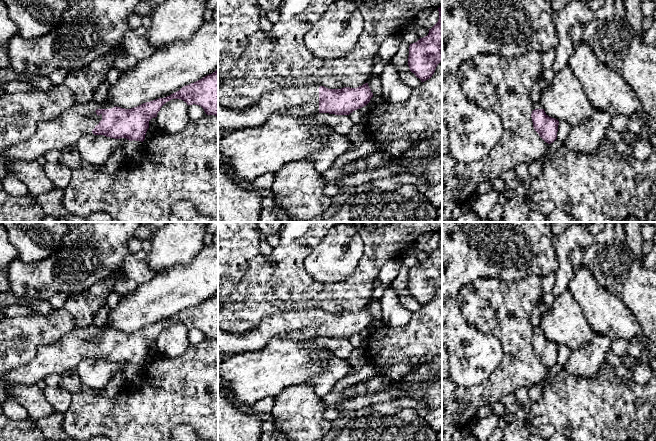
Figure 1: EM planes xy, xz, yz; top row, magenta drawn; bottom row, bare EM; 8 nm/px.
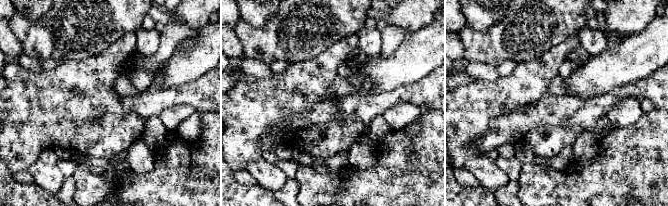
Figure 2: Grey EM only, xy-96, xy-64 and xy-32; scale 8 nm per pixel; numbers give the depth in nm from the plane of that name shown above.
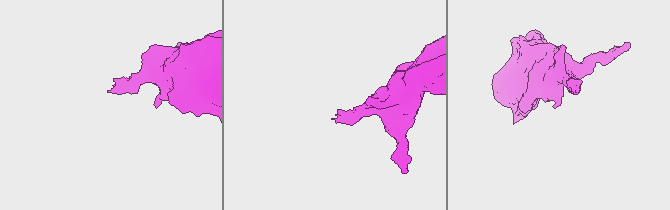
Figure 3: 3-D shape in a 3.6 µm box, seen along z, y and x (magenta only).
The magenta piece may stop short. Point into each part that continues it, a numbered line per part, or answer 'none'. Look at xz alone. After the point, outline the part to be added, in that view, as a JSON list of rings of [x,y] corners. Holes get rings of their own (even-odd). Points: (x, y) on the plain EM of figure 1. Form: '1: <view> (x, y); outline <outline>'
1: xz (301, 325); outline [[[319,311],[277,312],[265,316],[260,324],[245,335],[233,335],[218,328],[218,359],[243,351],[265,347],[277,337],[307,341],[319,337]]]

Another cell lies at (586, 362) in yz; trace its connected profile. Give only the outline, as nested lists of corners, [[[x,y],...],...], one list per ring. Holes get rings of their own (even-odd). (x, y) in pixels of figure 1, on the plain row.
[[[593,333],[592,339],[576,351],[572,351],[563,370],[580,378],[596,377],[607,363],[612,340],[606,335]]]

